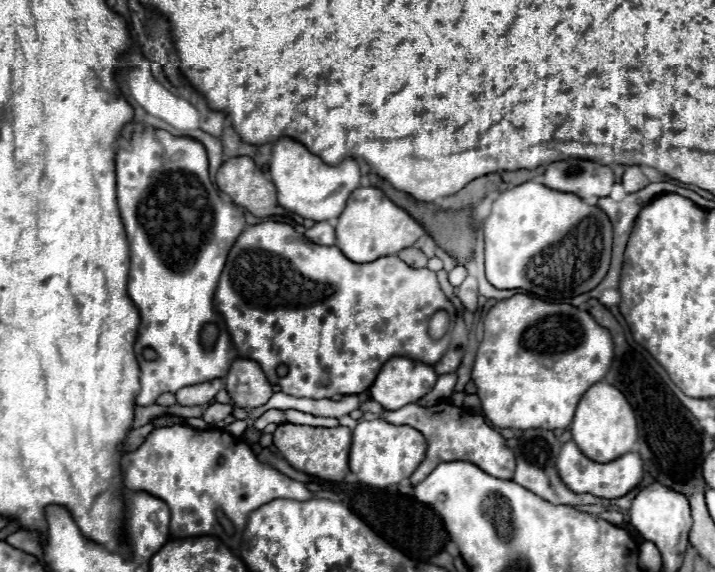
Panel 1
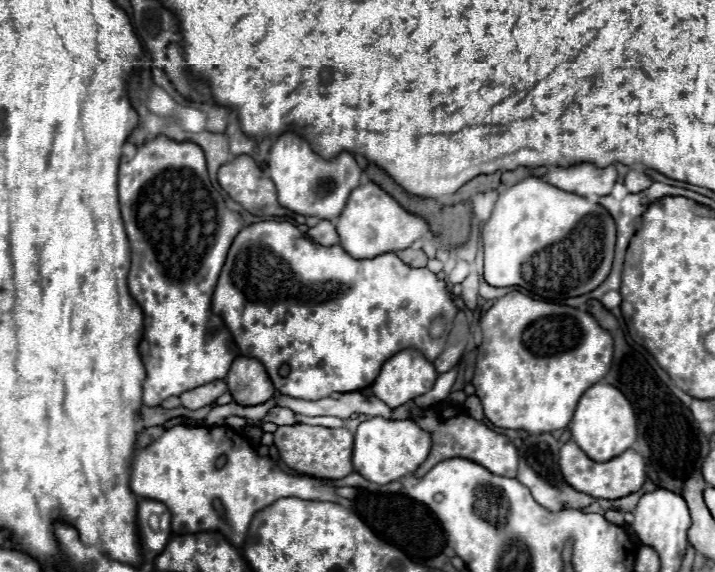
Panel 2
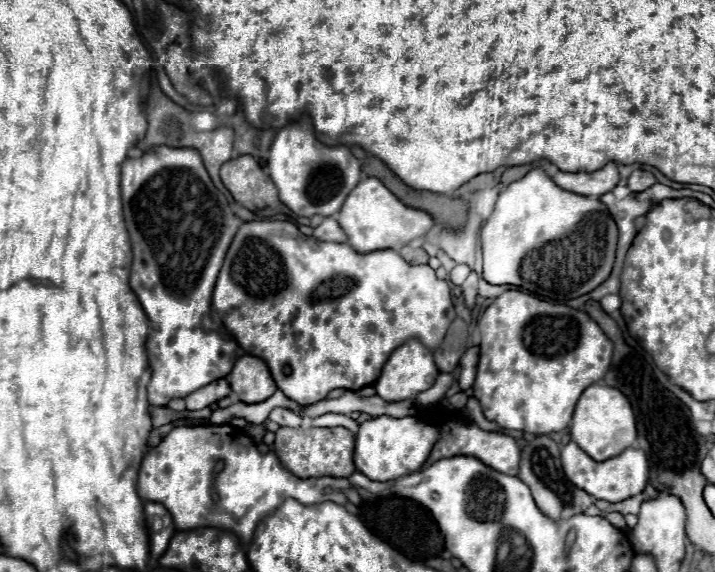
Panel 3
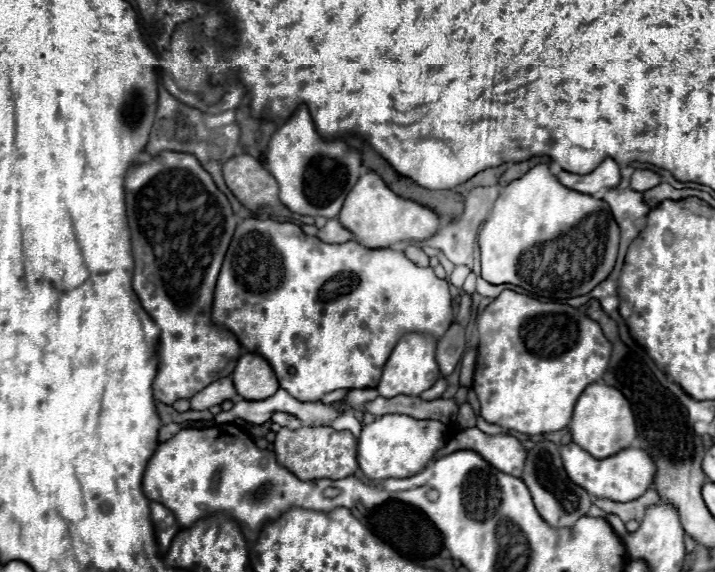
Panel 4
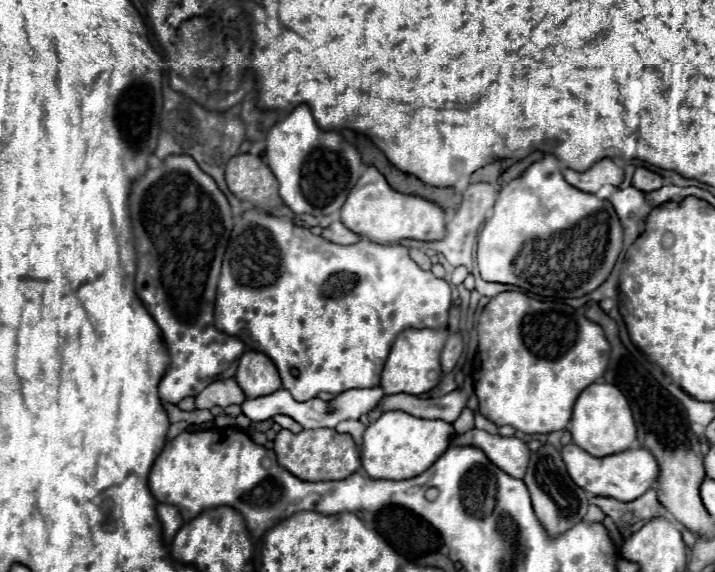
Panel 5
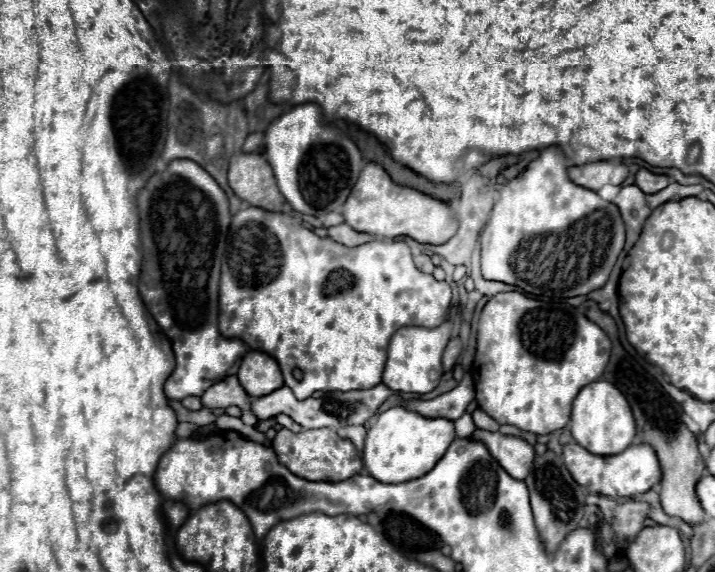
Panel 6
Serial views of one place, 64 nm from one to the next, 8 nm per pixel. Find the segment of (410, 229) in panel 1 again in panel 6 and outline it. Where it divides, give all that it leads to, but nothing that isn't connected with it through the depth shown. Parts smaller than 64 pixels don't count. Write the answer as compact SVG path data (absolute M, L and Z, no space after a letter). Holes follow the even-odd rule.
M366 164L354 184L348 200L342 206L344 222L356 232L366 232L384 238L410 236L422 244L444 244L456 234L456 218L452 206L426 196L412 188L402 188L390 180L390 176L378 164Z

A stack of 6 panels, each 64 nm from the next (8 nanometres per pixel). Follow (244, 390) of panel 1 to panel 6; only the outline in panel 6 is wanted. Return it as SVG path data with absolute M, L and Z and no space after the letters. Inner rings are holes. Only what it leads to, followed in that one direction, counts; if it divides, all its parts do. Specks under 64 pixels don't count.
M248 352L242 358L242 366L236 376L238 376L242 388L252 398L266 396L284 386L282 372L280 372L276 360L262 352Z

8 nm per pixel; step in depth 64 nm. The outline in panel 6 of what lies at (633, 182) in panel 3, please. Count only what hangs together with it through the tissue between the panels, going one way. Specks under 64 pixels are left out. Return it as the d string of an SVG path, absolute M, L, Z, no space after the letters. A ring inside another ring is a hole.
M644 168L636 172L636 186L638 186L642 192L646 192L646 194L654 194L654 192L658 192L658 190L666 188L668 184L670 184L668 176L652 174L652 172L644 170Z

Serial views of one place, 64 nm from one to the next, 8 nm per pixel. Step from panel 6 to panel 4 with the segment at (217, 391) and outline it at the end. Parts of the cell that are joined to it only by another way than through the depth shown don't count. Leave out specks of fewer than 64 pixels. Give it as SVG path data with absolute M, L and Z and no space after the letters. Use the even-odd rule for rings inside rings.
M220 378L216 382L212 382L210 386L206 386L204 390L200 390L198 394L194 394L190 398L190 408L192 410L206 410L210 406L222 404L224 400L230 400L236 396L234 384L230 378Z

